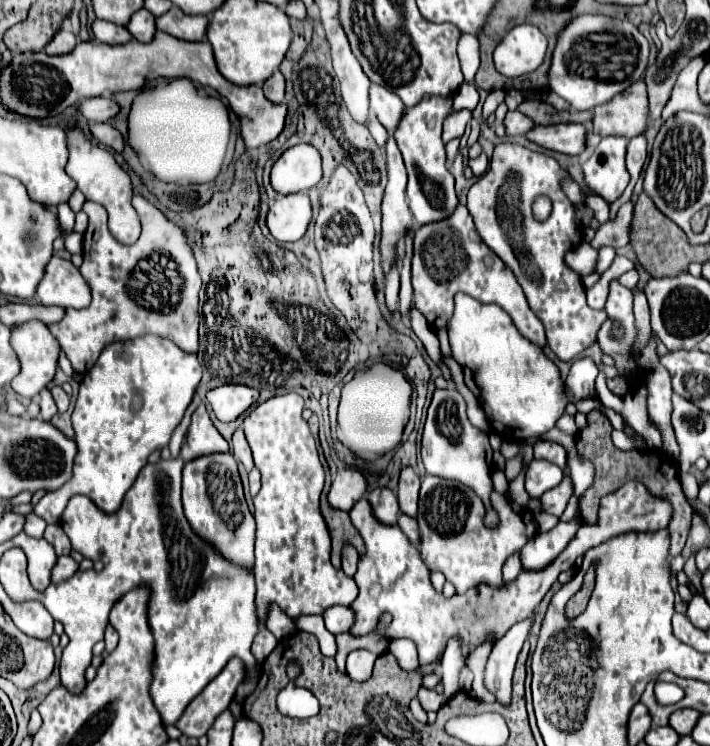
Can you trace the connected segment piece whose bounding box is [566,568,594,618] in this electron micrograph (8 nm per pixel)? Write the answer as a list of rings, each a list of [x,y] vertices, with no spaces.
[[[590,568],[590,572],[584,576],[584,584],[582,584],[580,592],[574,594],[566,606],[566,618],[576,618],[586,608],[592,590],[594,590],[594,570]]]

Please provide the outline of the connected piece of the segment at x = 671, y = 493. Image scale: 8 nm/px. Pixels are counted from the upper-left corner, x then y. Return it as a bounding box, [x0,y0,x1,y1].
[576,410,692,558]

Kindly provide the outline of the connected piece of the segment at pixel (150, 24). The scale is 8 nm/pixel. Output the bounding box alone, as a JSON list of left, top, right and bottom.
[126,8,156,42]

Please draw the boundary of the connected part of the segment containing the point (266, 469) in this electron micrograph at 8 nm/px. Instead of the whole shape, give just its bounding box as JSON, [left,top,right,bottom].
[244,394,358,628]

